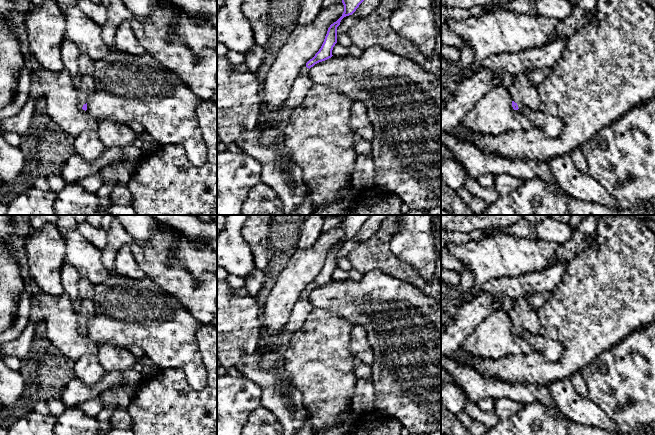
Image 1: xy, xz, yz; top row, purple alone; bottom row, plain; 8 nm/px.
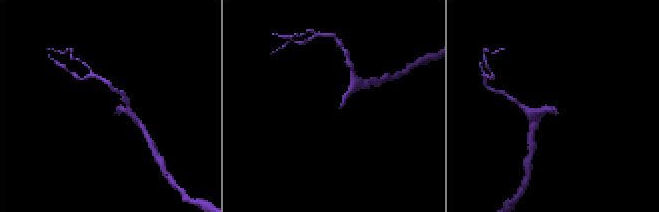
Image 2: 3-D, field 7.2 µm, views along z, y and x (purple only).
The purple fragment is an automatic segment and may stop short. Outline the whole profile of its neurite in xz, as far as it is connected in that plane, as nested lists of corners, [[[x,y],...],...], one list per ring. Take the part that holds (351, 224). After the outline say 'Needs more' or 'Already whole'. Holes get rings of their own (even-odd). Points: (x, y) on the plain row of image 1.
[[[347,215],[341,219],[344,236],[336,246],[330,249],[321,272],[315,280],[306,287],[306,290],[301,293],[294,304],[290,317],[283,328],[287,334],[293,335],[302,327],[309,313],[314,308],[308,300],[309,293],[315,288],[325,285],[333,280],[332,274],[337,267],[337,251],[344,241],[352,239],[356,235],[369,217],[370,215]]]. Needs more

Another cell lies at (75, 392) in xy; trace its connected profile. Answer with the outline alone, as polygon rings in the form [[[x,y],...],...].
[[[136,368],[125,371],[107,372],[103,379],[96,385],[88,386],[79,378],[74,377],[61,390],[61,399],[66,408],[76,407],[79,404],[98,398],[106,389],[114,386],[118,382],[135,384],[143,378],[141,371]]]

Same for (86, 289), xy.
[[[81,277],[79,281],[79,297],[81,299],[91,300],[95,295],[94,285],[85,277]]]

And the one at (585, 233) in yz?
[[[590,215],[574,228],[573,236],[559,245],[554,259],[569,262],[580,252],[585,251],[597,238],[597,215]]]

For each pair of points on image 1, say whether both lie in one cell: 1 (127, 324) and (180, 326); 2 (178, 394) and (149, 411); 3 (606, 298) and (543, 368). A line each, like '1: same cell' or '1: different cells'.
1: same cell
2: same cell
3: same cell

